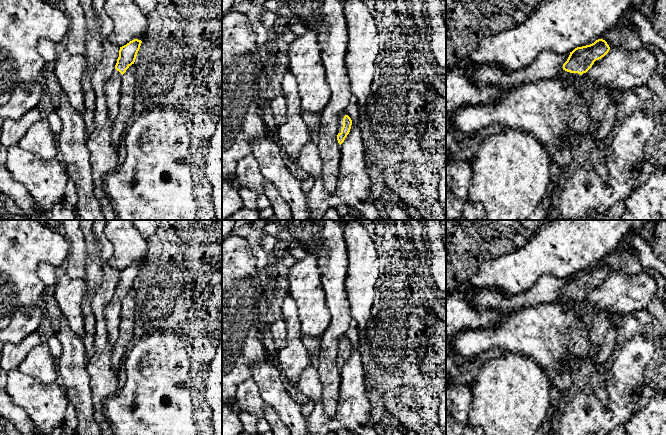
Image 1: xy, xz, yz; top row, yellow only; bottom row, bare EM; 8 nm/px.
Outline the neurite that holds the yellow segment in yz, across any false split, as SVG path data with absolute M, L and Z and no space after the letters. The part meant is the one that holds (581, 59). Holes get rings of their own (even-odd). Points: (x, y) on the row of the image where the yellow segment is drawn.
M598 39L590 45L575 48L563 64L563 71L560 75L563 78L585 78L586 72L594 62L604 57L609 50L609 45L603 39Z

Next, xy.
M134 39L120 47L115 70L109 80L105 83L104 92L109 112L108 117L111 120L115 120L119 112L122 75L132 64L134 64L141 43L141 40Z

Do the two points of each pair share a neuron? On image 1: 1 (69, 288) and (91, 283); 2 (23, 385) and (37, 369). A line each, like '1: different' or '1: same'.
1: different
2: different

